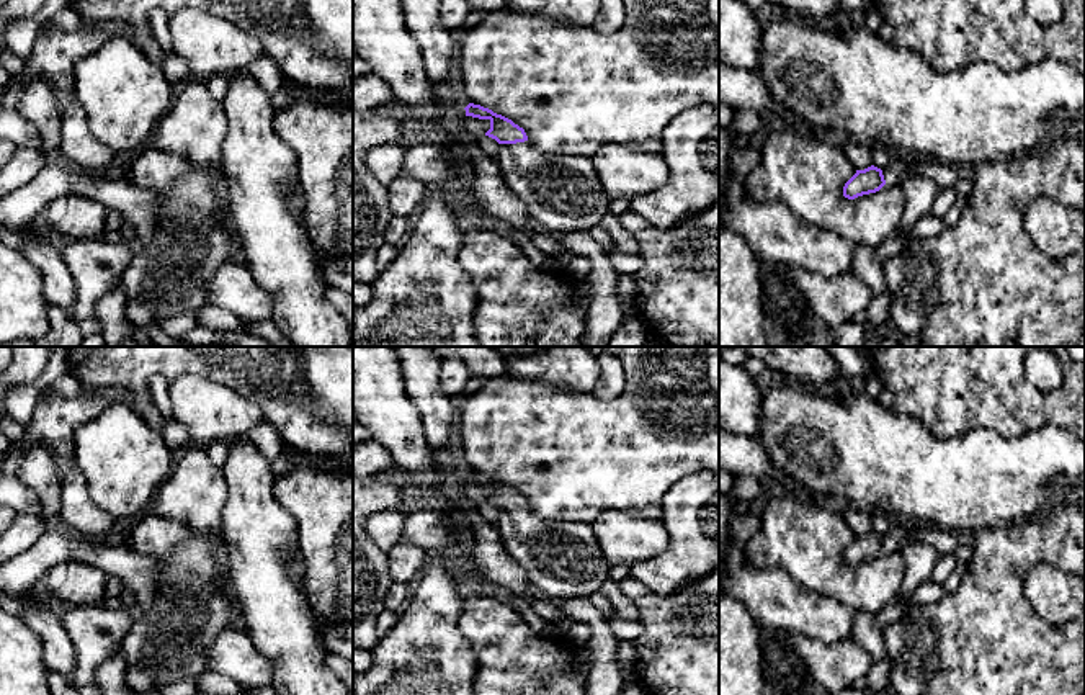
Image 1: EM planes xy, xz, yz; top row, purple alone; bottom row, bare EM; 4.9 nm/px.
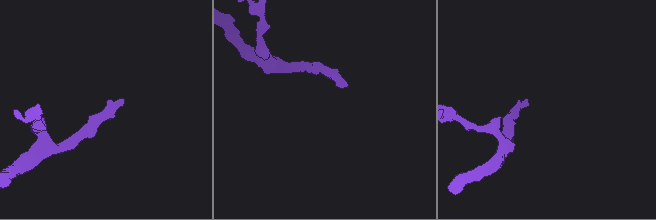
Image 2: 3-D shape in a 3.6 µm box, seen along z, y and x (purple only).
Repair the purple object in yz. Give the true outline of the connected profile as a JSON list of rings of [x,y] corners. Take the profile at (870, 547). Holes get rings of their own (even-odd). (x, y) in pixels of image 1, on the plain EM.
[[[892,520],[889,531],[881,536],[874,531],[856,536],[856,540],[845,549],[843,563],[848,566],[855,566],[863,561],[876,559],[884,551],[887,553],[900,553],[912,541],[912,531],[920,527],[915,522],[909,520]]]

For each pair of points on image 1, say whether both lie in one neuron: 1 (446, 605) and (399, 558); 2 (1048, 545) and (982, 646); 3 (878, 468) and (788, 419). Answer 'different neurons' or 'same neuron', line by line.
1: different neurons
2: same neuron
3: same neuron

